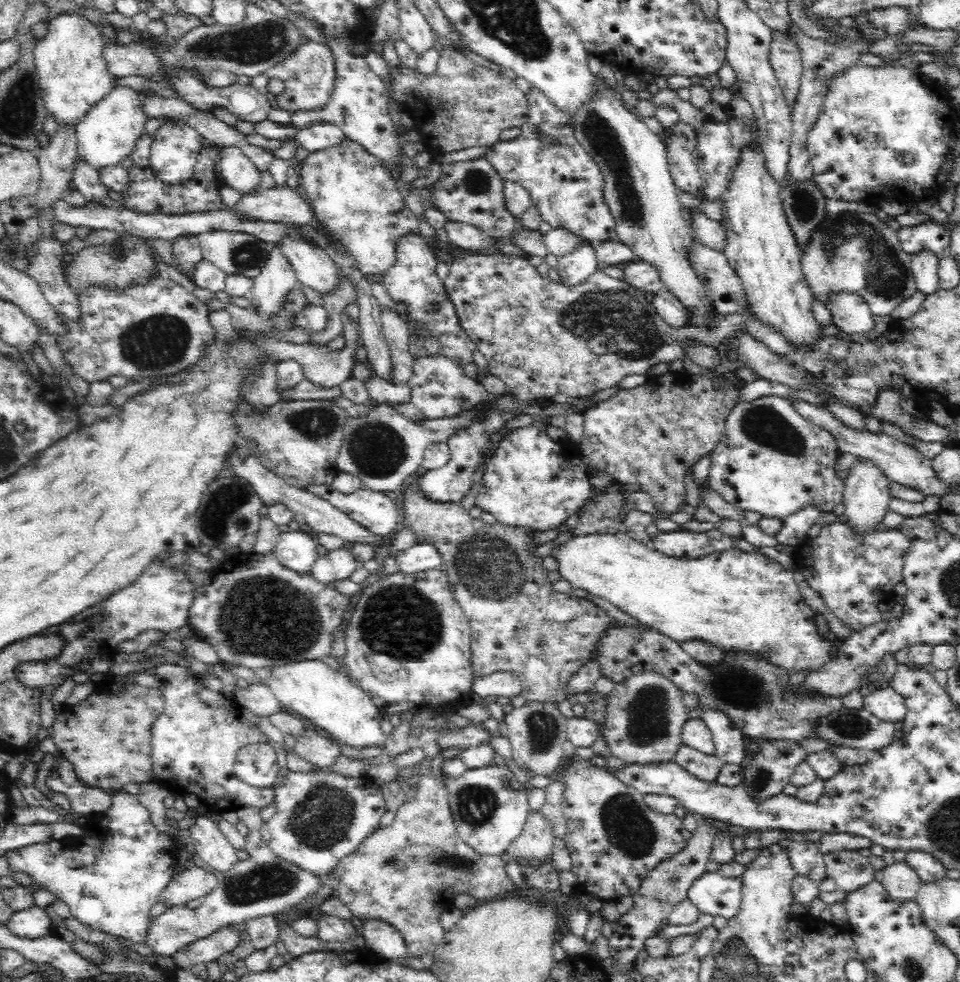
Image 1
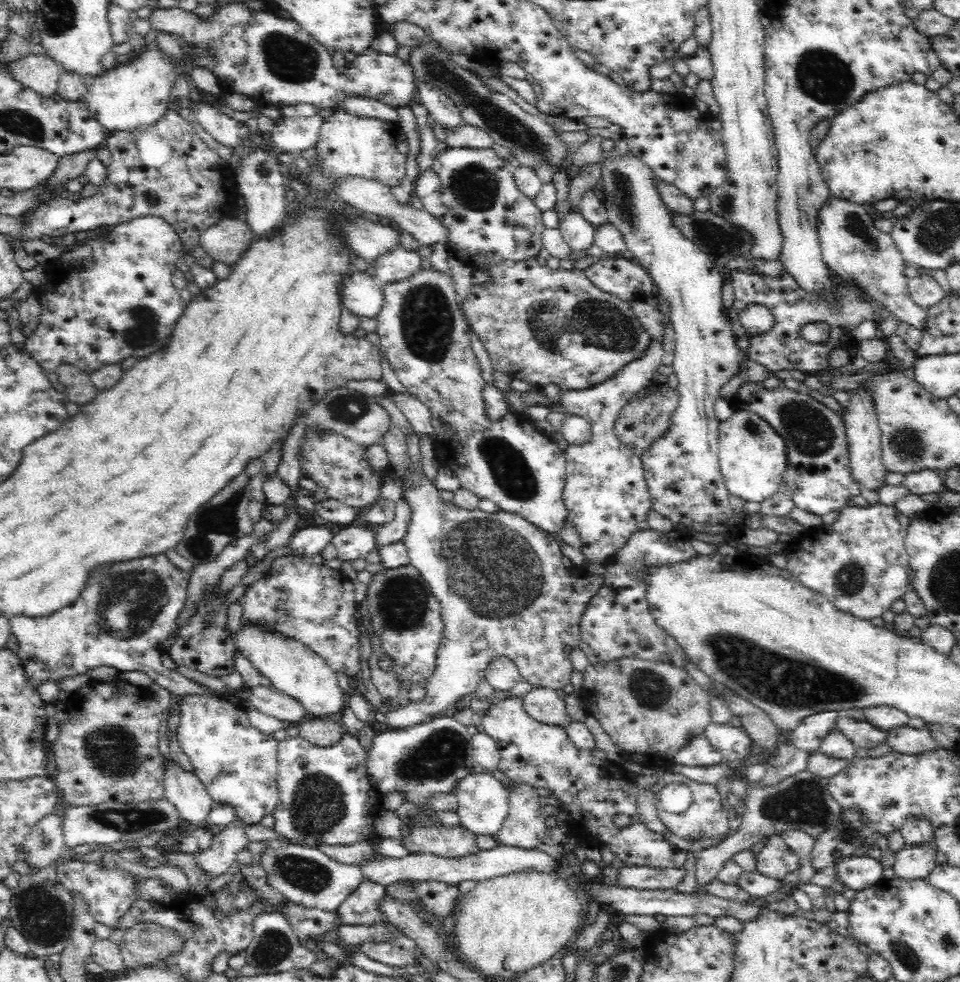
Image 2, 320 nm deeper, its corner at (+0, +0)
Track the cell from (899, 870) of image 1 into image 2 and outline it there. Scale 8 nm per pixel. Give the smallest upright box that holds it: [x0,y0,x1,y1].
[891,841,938,881]

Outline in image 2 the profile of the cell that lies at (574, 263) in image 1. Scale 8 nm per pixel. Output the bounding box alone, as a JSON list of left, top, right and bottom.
[558,212,596,253]

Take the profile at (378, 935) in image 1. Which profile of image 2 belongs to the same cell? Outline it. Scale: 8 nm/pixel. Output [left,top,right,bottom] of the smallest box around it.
[338,882,387,926]

